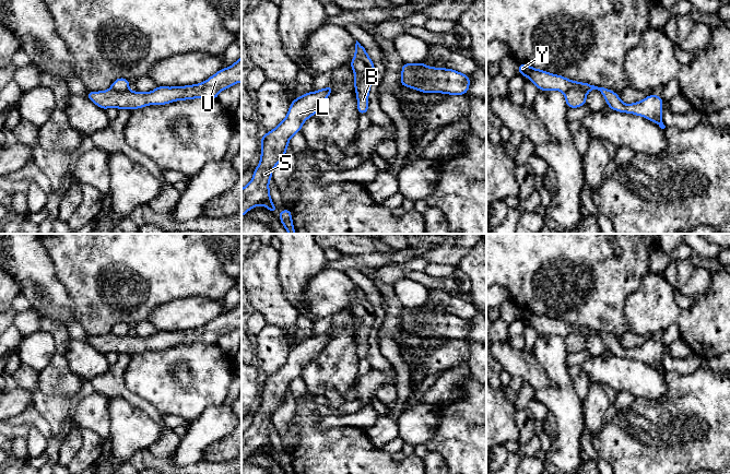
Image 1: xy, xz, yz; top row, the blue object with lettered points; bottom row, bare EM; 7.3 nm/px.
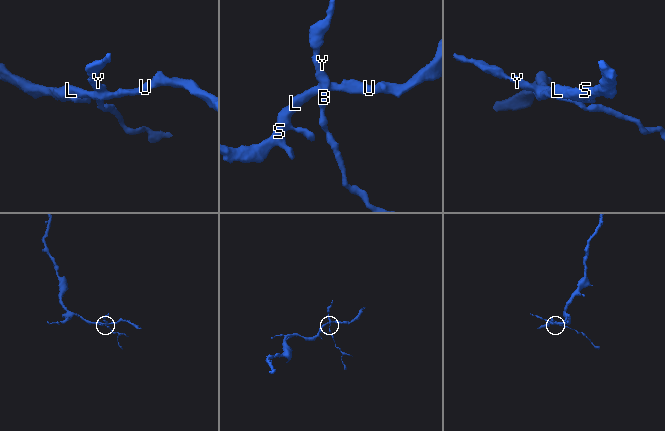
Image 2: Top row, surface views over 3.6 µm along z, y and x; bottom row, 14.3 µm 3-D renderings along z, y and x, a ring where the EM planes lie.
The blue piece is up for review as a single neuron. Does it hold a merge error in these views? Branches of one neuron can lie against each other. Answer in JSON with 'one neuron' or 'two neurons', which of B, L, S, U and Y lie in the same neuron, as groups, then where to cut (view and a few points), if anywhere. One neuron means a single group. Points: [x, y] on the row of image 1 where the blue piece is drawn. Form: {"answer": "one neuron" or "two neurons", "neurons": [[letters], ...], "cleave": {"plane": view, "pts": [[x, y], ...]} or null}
{"answer": "two neurons", "neurons": [["B", "Y"], ["L", "S", "U"]], "cleave": {"plane": "yz", "pts": [[586, 92], [579, 89], [569, 89], [564, 93]]}}

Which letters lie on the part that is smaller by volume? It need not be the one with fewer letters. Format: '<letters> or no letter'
B, Y

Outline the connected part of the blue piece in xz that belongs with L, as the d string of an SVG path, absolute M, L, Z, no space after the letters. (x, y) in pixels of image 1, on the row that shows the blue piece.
M330 84L326 88L293 99L286 118L272 131L262 134L260 163L254 170L251 181L242 189L242 217L258 205L264 205L272 213L278 211L269 190L272 170L284 159L290 139L321 108L332 91L333 86Z

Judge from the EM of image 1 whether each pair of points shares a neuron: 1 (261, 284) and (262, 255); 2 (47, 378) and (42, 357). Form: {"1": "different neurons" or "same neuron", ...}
{"1": "same neuron", "2": "different neurons"}

